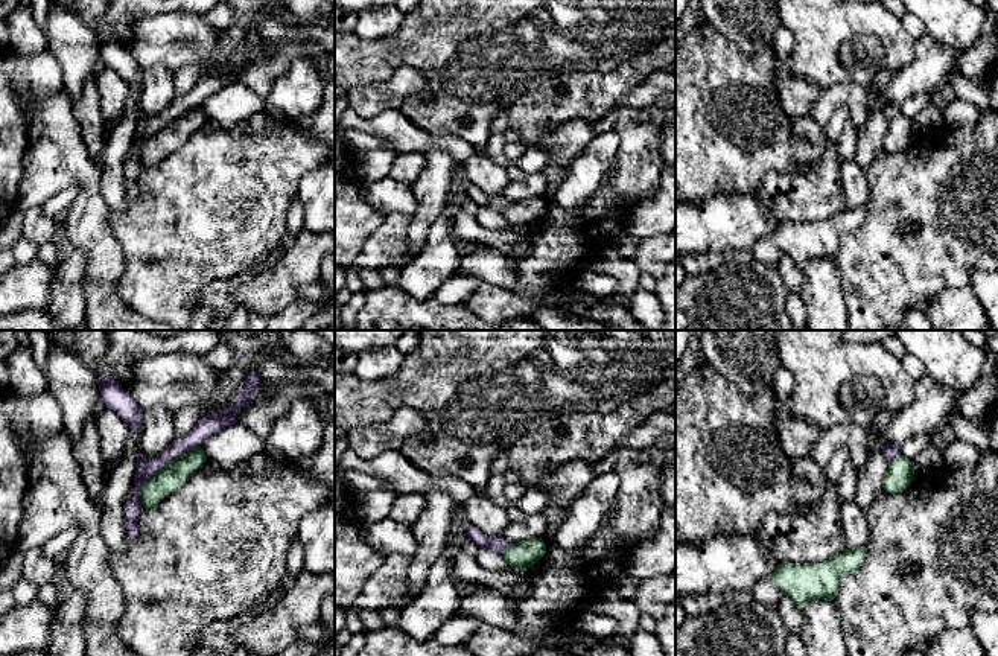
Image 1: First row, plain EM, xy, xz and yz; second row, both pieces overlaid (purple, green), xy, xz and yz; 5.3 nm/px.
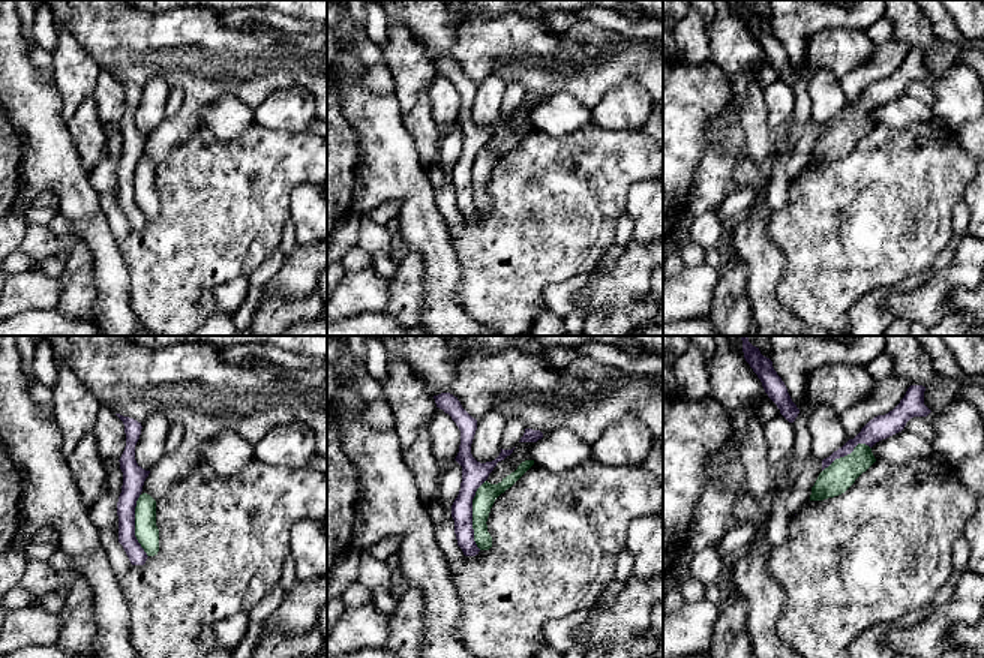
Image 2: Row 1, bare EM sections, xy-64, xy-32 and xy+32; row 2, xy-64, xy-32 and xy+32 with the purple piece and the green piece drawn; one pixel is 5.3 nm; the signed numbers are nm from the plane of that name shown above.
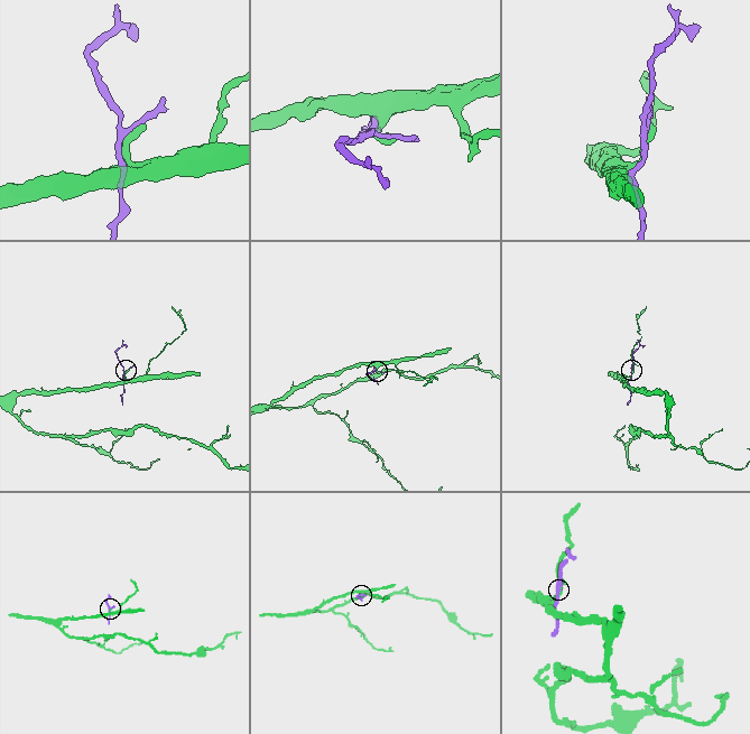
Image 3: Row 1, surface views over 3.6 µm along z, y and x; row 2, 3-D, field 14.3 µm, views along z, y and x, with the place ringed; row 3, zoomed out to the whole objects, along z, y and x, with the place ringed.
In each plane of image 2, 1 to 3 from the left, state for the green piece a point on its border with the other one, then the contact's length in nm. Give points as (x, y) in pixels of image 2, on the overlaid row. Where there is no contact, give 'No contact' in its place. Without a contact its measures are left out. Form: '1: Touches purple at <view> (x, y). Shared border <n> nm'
1: Touches purple at xy-64 (134, 525). Shared border 340 nm
2: Touches purple at xy-32 (471, 514). Shared border 380 nm
3: Touches purple at xy+32 (846, 454). Shared border 300 nm

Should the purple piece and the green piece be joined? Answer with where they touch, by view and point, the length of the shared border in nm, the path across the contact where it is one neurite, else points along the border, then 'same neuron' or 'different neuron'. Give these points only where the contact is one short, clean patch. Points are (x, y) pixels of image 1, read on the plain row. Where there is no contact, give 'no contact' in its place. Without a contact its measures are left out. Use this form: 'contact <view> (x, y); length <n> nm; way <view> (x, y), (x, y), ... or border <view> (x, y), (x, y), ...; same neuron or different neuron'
contact xy (162, 127); length 440 nm; same neuron

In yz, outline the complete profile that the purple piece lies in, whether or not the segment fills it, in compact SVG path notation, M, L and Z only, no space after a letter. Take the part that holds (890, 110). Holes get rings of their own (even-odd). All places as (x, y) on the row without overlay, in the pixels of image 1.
M884 103L884 116L888 120L888 129L884 137L884 149L887 152L898 152L907 148L914 134L914 122L907 119L901 111L899 105Z

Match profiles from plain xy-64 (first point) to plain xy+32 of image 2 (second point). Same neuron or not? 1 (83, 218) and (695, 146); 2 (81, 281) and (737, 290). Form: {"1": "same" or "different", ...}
{"1": "different", "2": "same"}

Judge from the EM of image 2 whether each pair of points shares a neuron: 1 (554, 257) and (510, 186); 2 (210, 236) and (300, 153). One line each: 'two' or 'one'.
1: one
2: one

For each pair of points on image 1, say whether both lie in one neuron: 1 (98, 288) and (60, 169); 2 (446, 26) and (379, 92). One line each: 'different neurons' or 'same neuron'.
1: same neuron
2: different neurons

